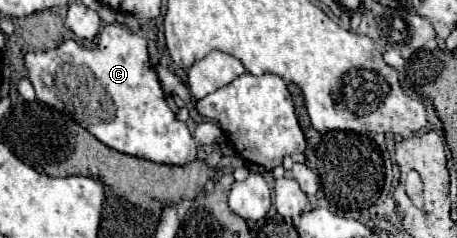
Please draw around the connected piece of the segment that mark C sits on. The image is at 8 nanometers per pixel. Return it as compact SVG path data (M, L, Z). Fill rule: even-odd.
M106 24L94 50L66 40L54 50L28 52L24 62L40 102L70 114L102 144L122 154L168 166L184 166L196 160L200 146L214 144L222 136L214 122L198 122L196 130L190 132L176 118L148 60L146 38L142 32L132 32L122 24ZM60 70L62 74L58 74Z

